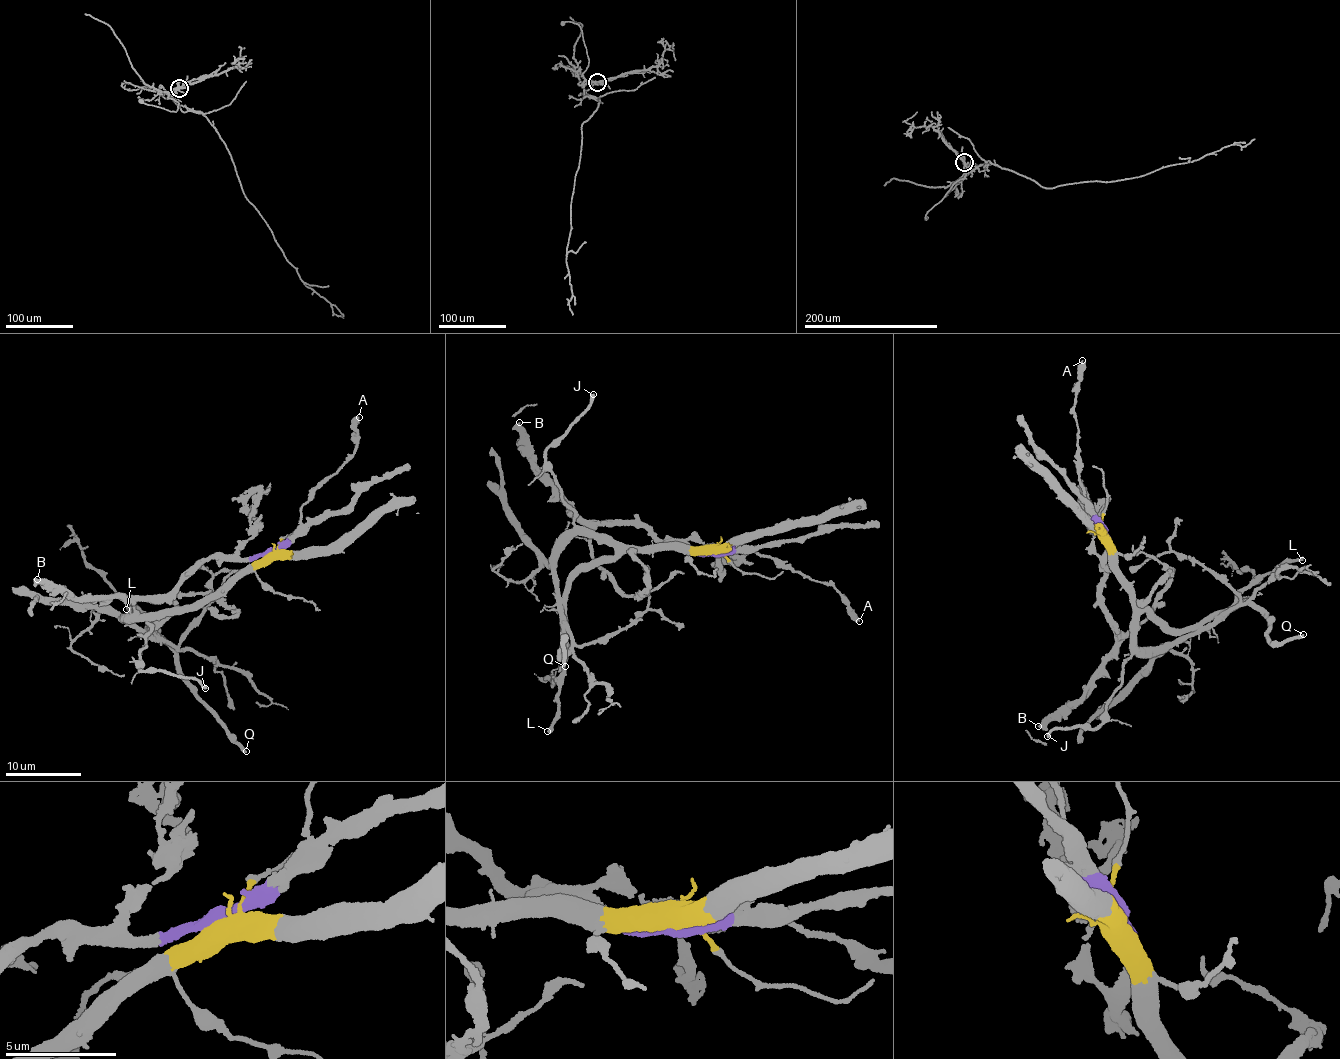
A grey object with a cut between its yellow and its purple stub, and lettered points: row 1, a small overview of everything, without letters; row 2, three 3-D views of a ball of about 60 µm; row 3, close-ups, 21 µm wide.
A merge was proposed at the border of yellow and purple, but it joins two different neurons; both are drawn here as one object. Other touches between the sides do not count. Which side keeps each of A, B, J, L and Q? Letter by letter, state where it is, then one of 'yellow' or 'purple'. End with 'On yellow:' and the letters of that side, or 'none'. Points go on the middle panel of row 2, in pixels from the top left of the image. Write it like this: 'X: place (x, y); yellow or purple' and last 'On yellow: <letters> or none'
A: place (859, 621); purple
B: place (519, 422); purple
J: place (593, 394); yellow
L: place (547, 731); yellow
Q: place (565, 666); yellow
On yellow: J, L, Q

